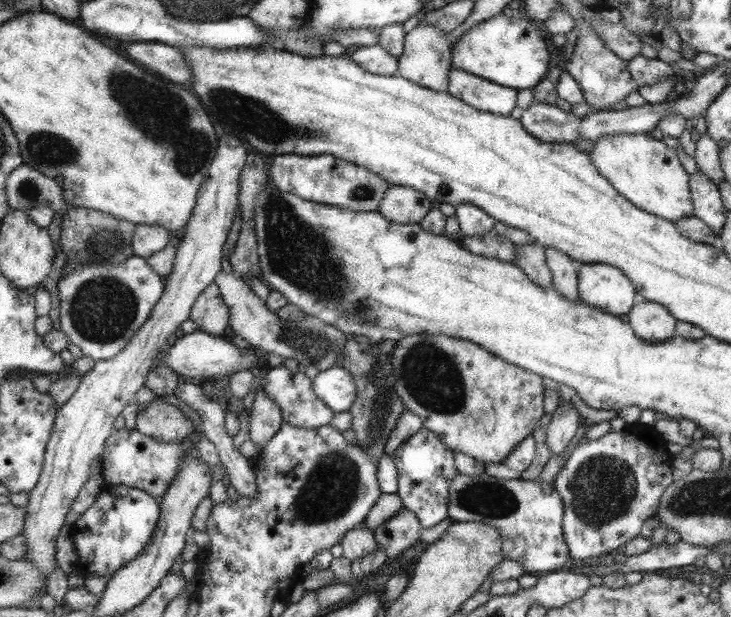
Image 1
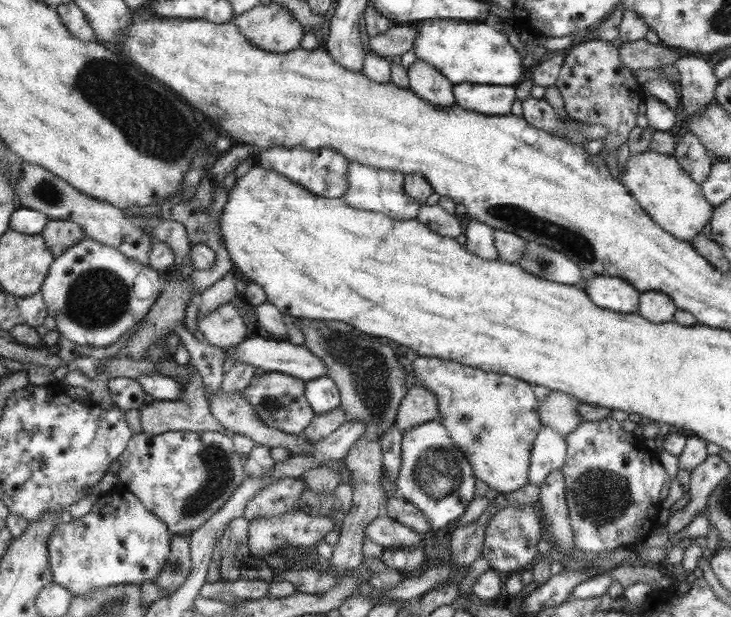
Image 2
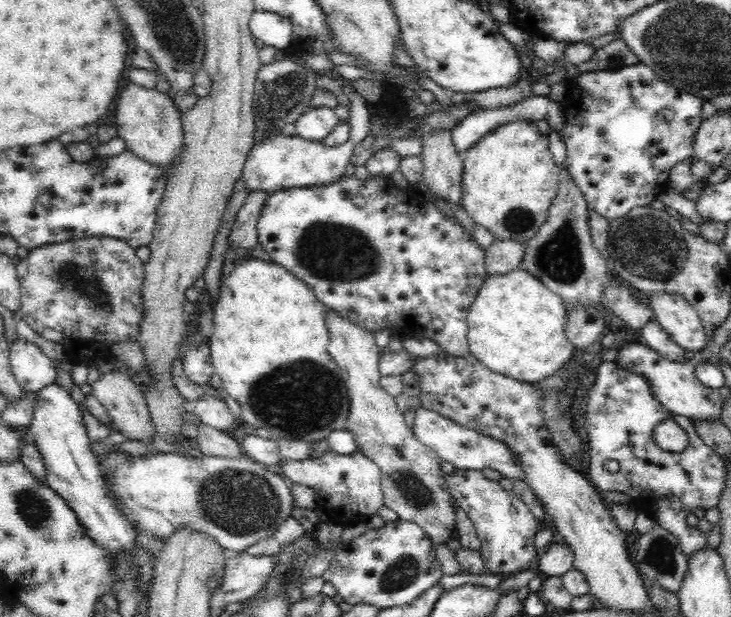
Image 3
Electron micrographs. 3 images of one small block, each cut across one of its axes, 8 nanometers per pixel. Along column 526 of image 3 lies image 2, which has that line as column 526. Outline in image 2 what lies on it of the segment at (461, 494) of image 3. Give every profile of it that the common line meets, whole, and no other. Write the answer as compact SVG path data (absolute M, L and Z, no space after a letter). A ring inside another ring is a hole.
M538 503L522 506L508 506L497 510L495 515L489 517L483 537L482 556L487 560L491 569L507 572L509 574L520 572L521 568L529 568L538 553L536 542L545 539L543 525L539 516Z

